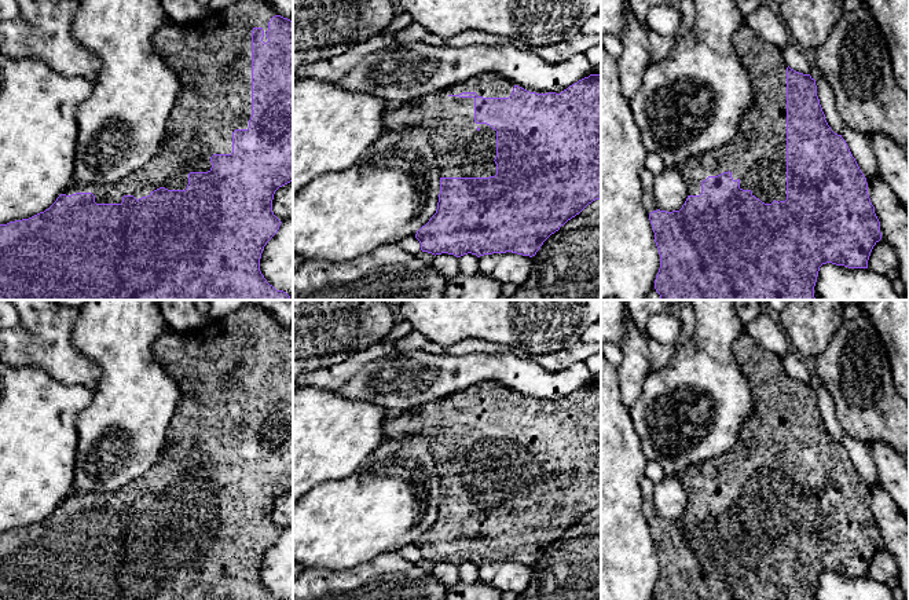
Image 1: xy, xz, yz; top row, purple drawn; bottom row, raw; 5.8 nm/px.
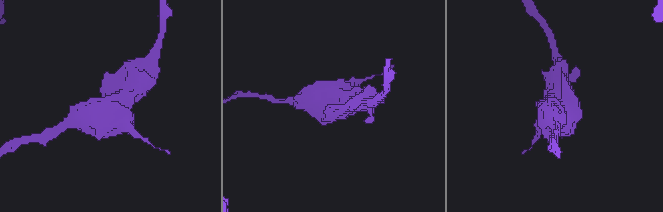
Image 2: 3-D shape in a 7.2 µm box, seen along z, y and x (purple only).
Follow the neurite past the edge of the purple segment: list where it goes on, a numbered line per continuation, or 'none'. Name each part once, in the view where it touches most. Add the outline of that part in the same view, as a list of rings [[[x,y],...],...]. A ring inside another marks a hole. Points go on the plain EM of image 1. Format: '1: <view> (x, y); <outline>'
1: xy (212, 365); [[[246,304],[198,329],[160,336],[153,344],[155,359],[180,391],[160,458],[147,473],[113,494],[77,493],[63,502],[92,501],[96,512],[121,512],[124,504],[139,508],[160,495],[186,498],[190,480],[208,480],[213,462],[231,462],[232,440],[248,438],[252,425],[252,339],[261,336],[267,351],[268,330],[275,323],[272,314]]]

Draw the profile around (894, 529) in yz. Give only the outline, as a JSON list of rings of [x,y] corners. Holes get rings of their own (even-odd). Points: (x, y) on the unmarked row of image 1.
[[[869,484],[866,491],[880,530],[881,546],[895,557],[899,568],[899,588],[909,600],[909,522],[880,484]]]

